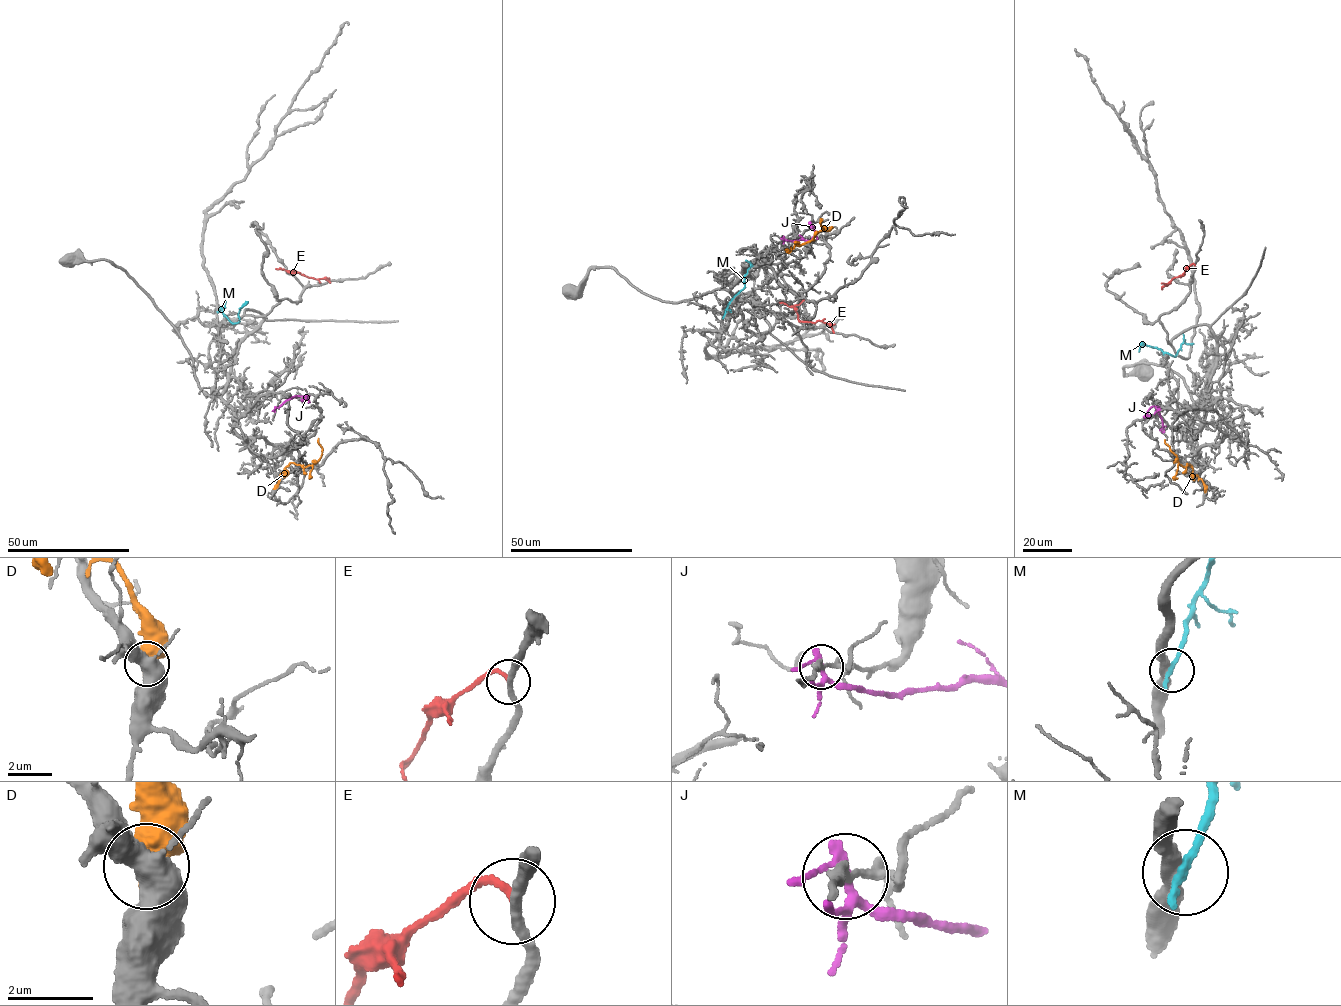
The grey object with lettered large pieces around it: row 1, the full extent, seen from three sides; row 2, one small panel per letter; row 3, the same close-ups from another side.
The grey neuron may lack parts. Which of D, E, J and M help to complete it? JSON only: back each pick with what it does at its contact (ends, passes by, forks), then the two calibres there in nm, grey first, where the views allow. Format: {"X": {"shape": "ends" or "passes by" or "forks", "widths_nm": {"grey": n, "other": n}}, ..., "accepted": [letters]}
{"accepted": []}

